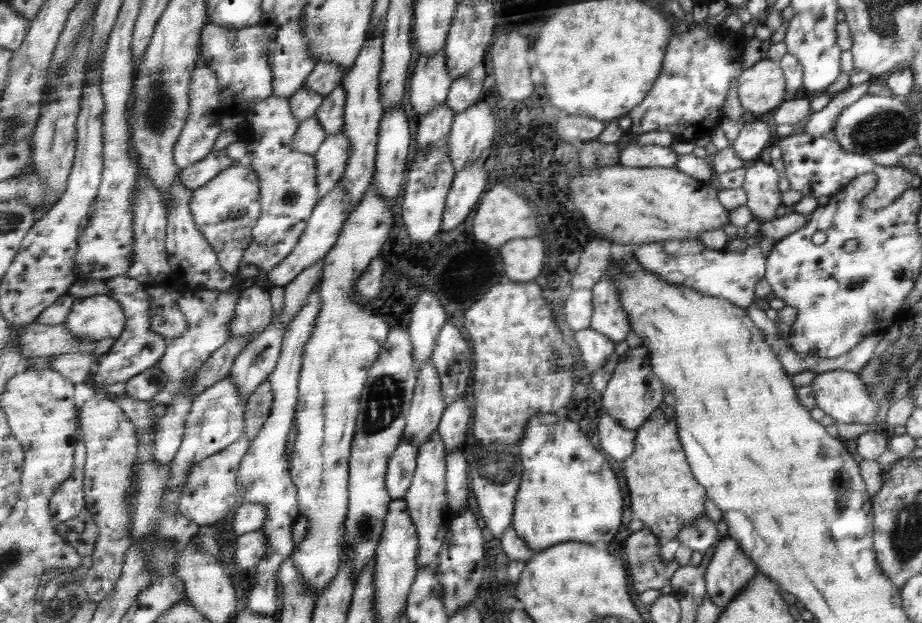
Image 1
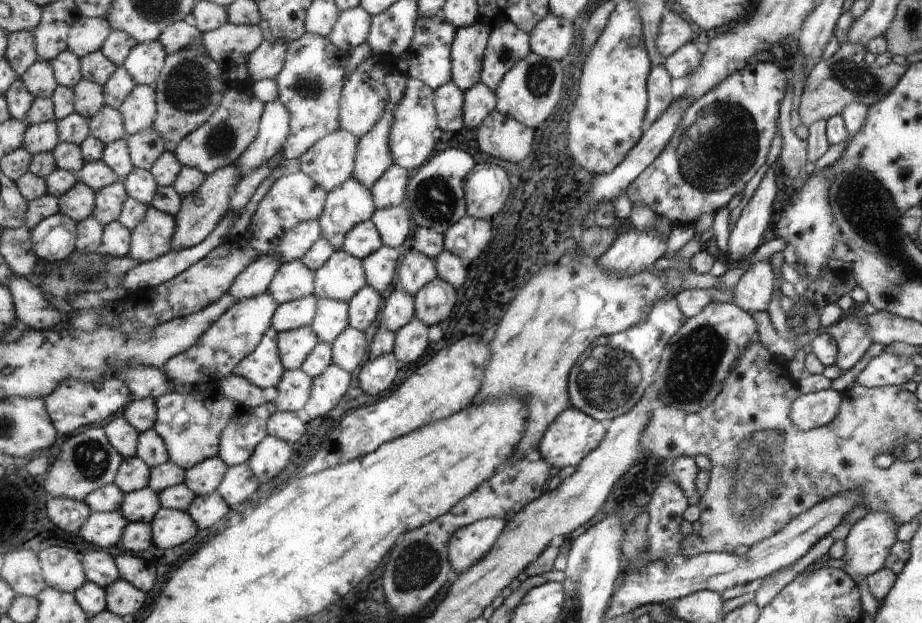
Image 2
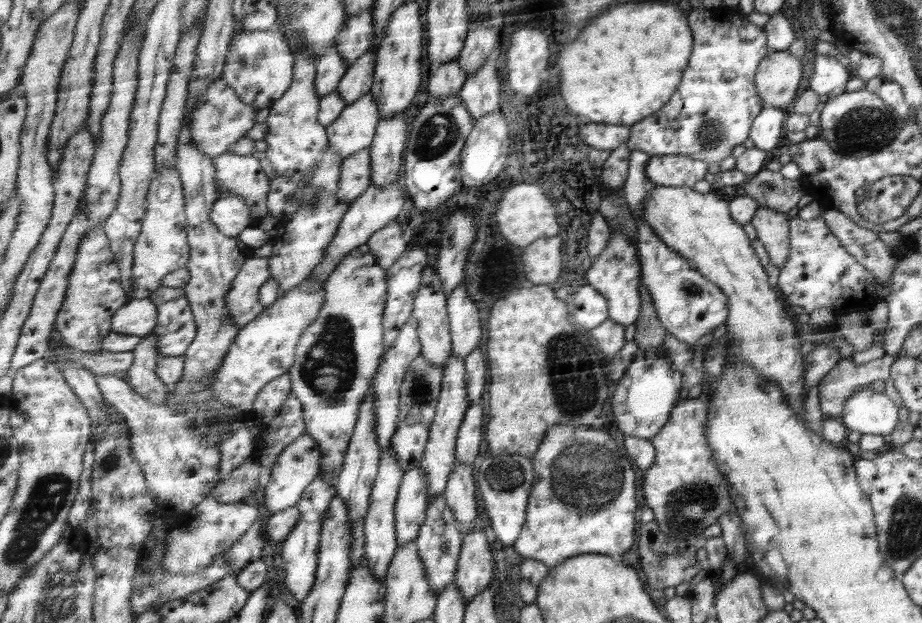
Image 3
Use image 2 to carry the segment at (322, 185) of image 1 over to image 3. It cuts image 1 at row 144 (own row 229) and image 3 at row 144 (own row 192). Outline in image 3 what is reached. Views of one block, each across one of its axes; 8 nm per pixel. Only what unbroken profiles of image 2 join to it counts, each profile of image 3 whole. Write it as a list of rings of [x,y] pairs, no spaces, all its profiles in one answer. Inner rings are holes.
[[[369,91],[356,102],[348,104],[326,127],[327,144],[335,148],[342,159],[347,159],[373,144],[379,122],[379,105],[375,95]]]

